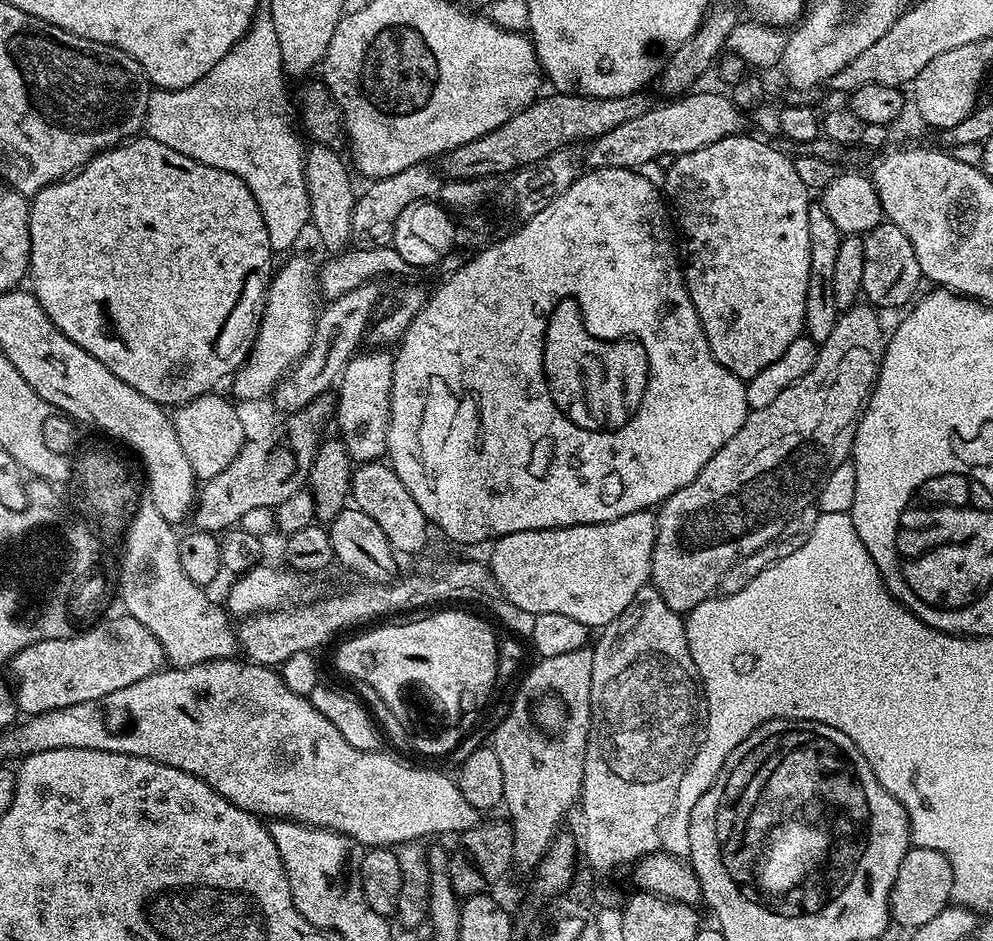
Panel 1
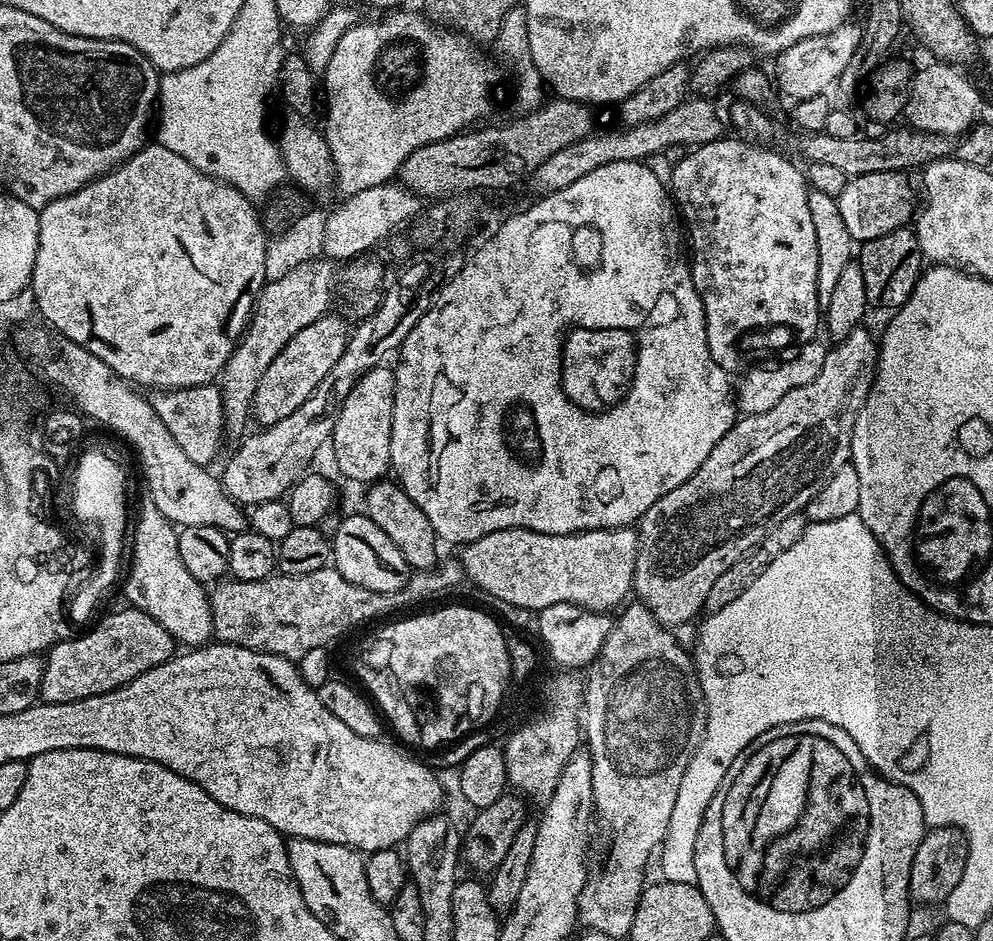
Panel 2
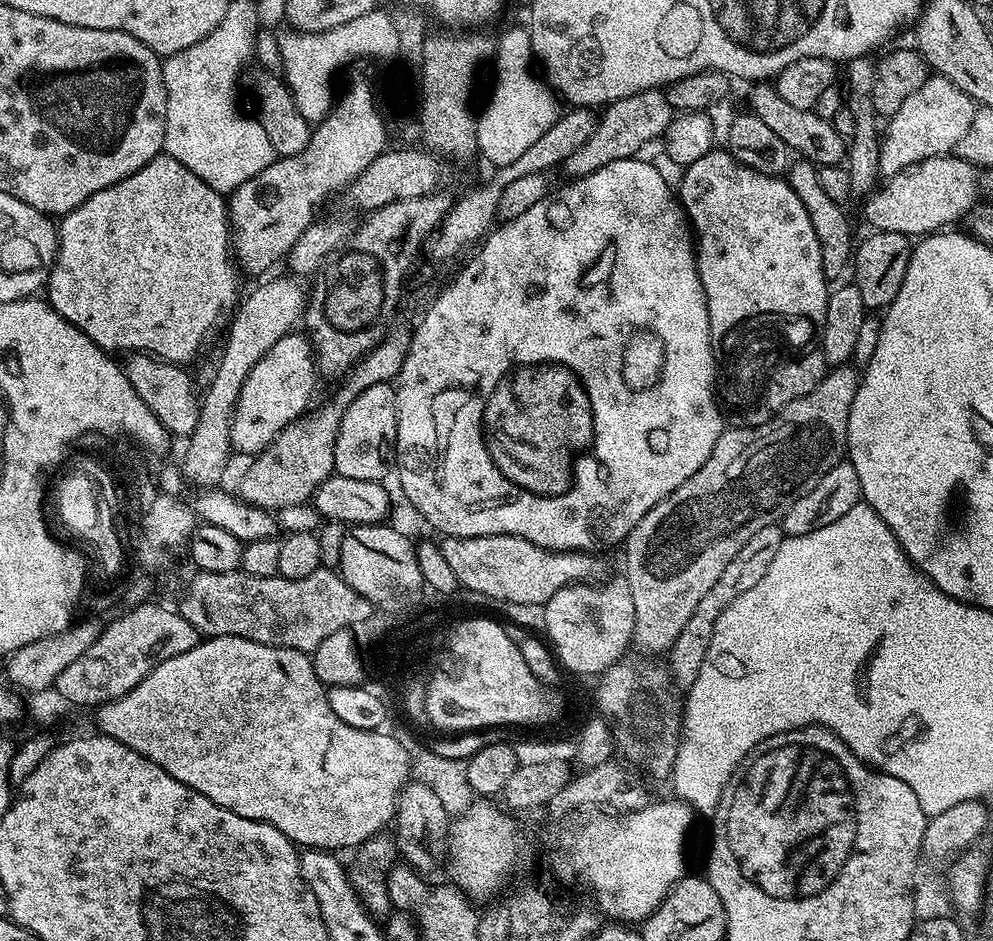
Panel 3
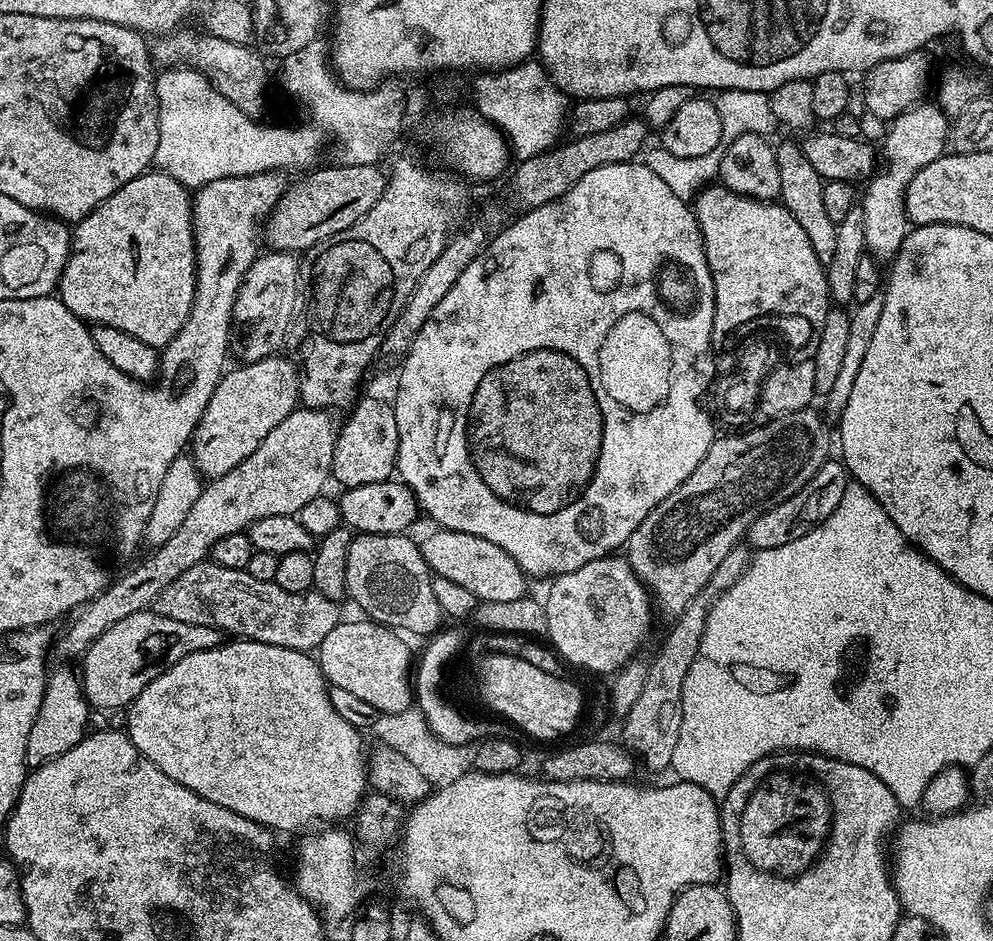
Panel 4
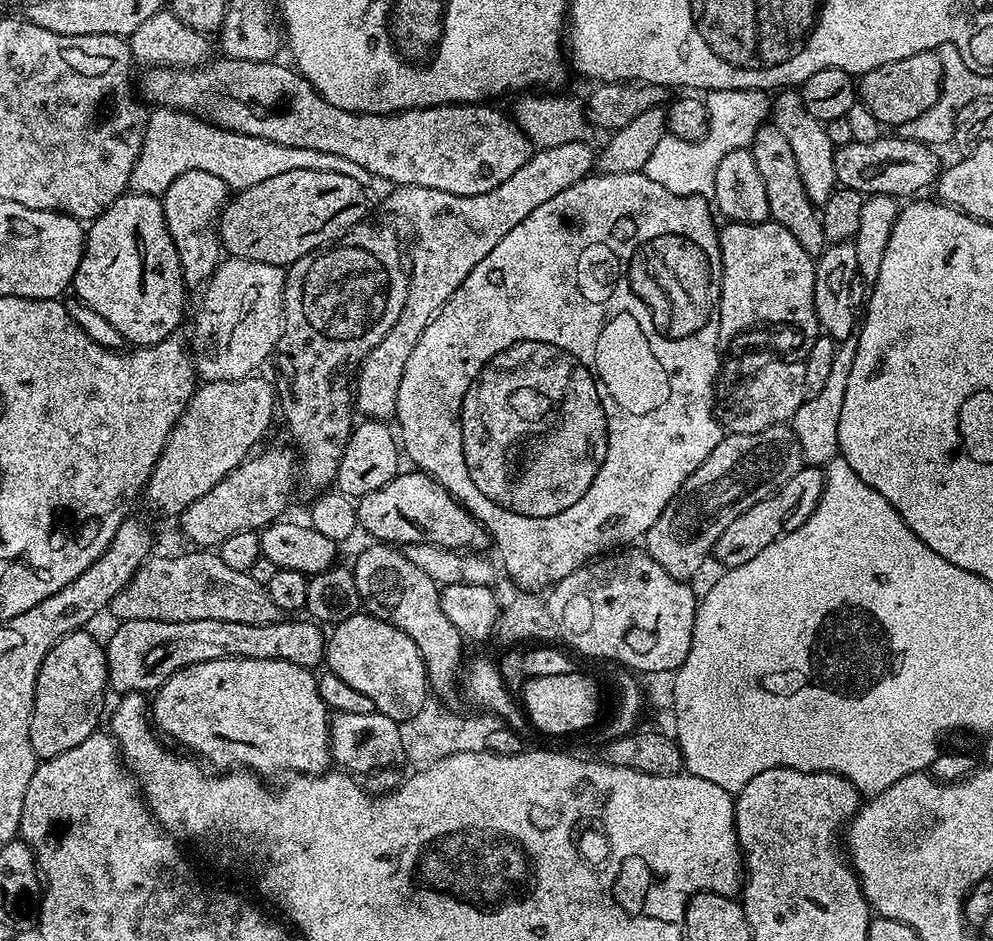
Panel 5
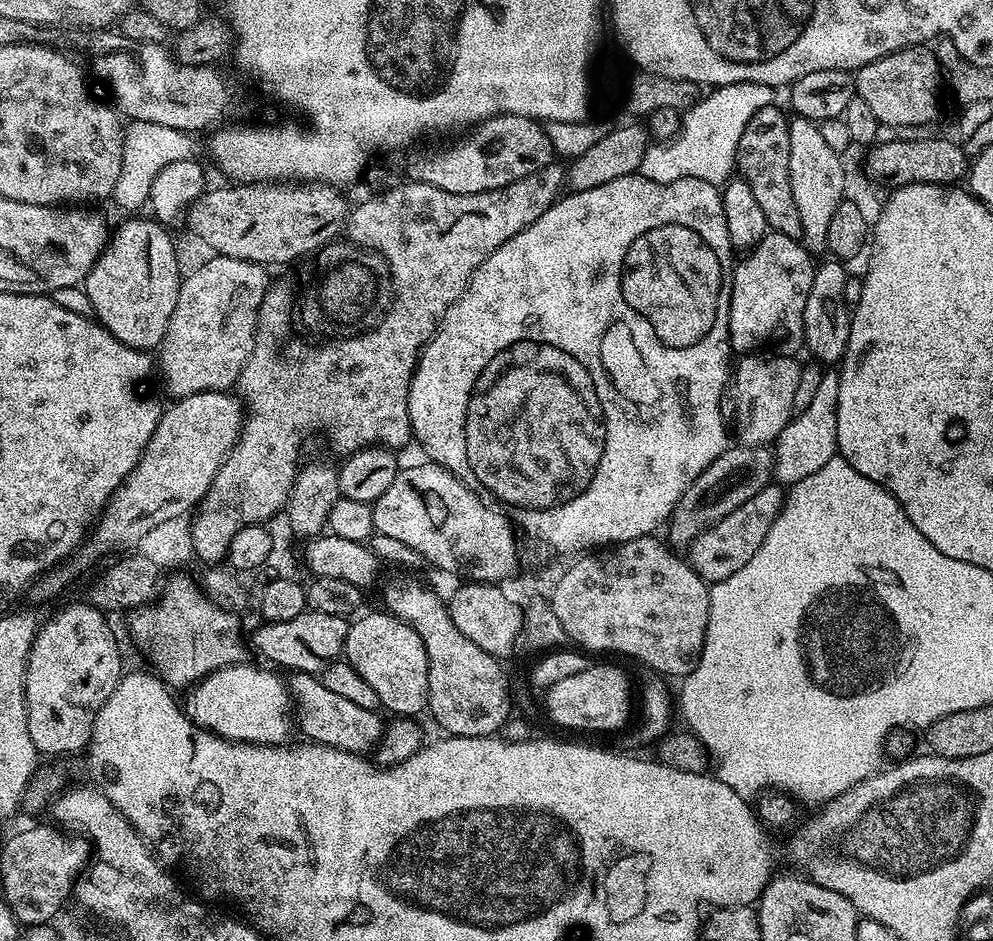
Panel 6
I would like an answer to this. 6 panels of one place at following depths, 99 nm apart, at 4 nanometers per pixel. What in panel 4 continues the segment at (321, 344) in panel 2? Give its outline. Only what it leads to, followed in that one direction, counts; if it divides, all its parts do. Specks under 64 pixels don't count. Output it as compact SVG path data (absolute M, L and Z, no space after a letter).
M277 354L267 356L258 362L241 363L241 368L225 371L214 394L210 394L210 402L202 414L202 418L196 427L196 433L193 434L190 441L190 452L196 462L196 468L201 477L215 478L234 470L238 462L250 458L254 450L258 450L258 442L286 418L293 408L298 404L298 385L296 383L297 365L291 359L283 360L283 355Z

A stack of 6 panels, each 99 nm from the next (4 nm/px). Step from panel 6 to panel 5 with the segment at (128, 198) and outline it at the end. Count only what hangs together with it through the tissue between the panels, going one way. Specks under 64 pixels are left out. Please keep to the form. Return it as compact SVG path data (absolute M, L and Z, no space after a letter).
M157 107L153 112L156 113L153 116L151 113L147 117L144 126L144 141L140 147L138 158L134 162L130 185L133 193L142 196L159 197L168 189L170 182L174 182L174 178L178 178L178 174L186 174L186 170L206 170L206 174L218 174L218 178L222 178L222 182L226 182L229 189L232 190L249 188L258 182L266 182L266 178L274 178L274 174L287 174L290 170L326 170L334 174L346 174L346 178L354 178L354 182L358 182L365 190L371 189L371 184L374 183L374 177L370 170L358 166L358 162L350 162L350 158L342 158L338 154L282 146L270 142L266 138L231 132L225 128L219 128L217 124L210 124L190 112L178 112L174 108Z

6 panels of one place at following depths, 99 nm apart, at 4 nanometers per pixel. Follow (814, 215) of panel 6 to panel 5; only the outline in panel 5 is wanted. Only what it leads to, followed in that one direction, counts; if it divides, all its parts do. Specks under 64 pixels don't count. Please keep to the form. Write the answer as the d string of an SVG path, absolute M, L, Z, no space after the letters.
M780 90L775 93L774 103L770 108L770 120L786 134L790 150L794 150L794 162L798 162L798 174L806 186L806 194L812 203L823 206L835 192L838 183L835 174L835 151L824 129L825 121L814 118L802 102L799 91Z

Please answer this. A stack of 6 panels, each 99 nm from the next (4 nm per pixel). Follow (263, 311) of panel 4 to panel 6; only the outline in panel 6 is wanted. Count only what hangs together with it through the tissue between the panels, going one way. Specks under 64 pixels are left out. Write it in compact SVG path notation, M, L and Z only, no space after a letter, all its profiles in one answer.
M215 254L209 255L209 260L205 262L201 268L196 268L192 273L185 275L180 282L180 289L178 290L178 302L174 308L174 314L170 316L168 329L164 335L164 341L160 343L158 349L158 376L164 379L164 388L172 395L172 398L179 398L181 396L193 396L199 392L222 392L232 387L239 381L240 372L246 366L246 362L250 358L250 354L254 350L254 342L256 341L256 323L258 322L258 314L262 306L262 300L266 294L270 283L270 277L267 276L265 265L255 264L254 262L246 262L238 258L230 258L229 256L218 256Z

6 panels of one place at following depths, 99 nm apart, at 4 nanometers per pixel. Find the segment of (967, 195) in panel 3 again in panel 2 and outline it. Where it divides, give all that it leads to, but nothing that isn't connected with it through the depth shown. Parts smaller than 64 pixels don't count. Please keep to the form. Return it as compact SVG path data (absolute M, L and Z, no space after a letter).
M898 171L862 174L848 179L842 194L836 197L836 205L853 241L865 242L890 234L891 231L905 227L913 219L912 188L906 177L903 171Z

